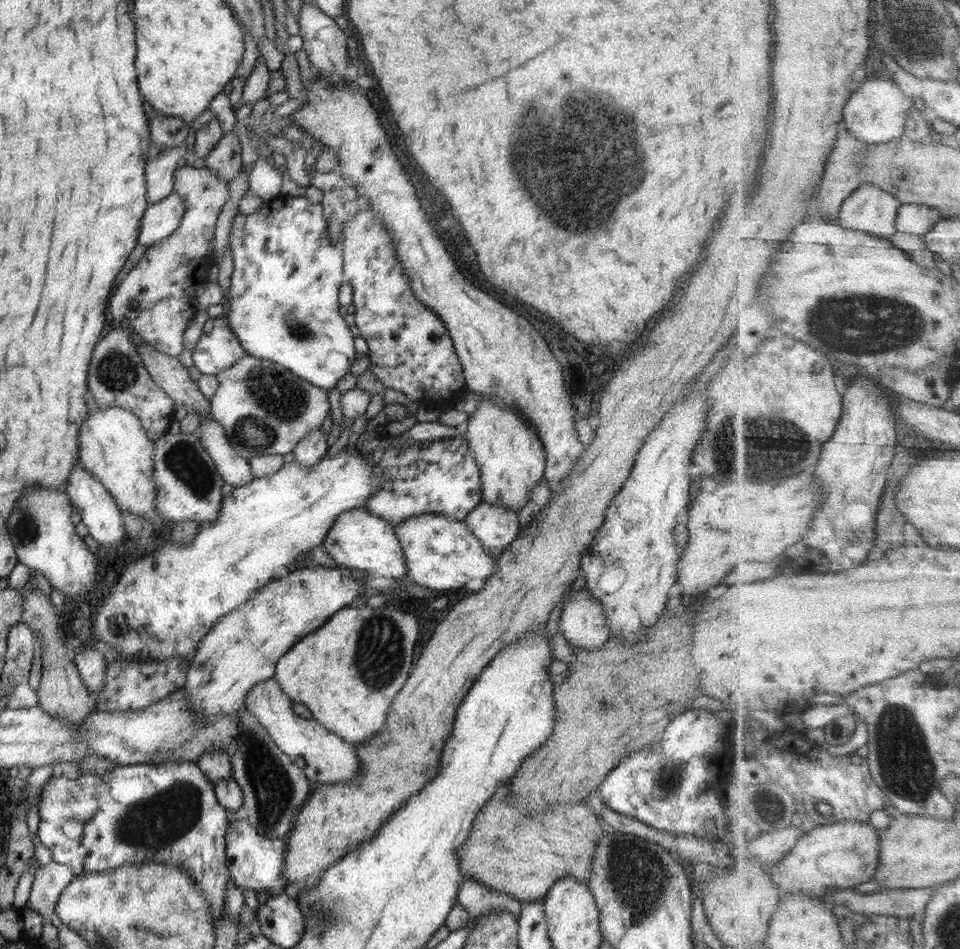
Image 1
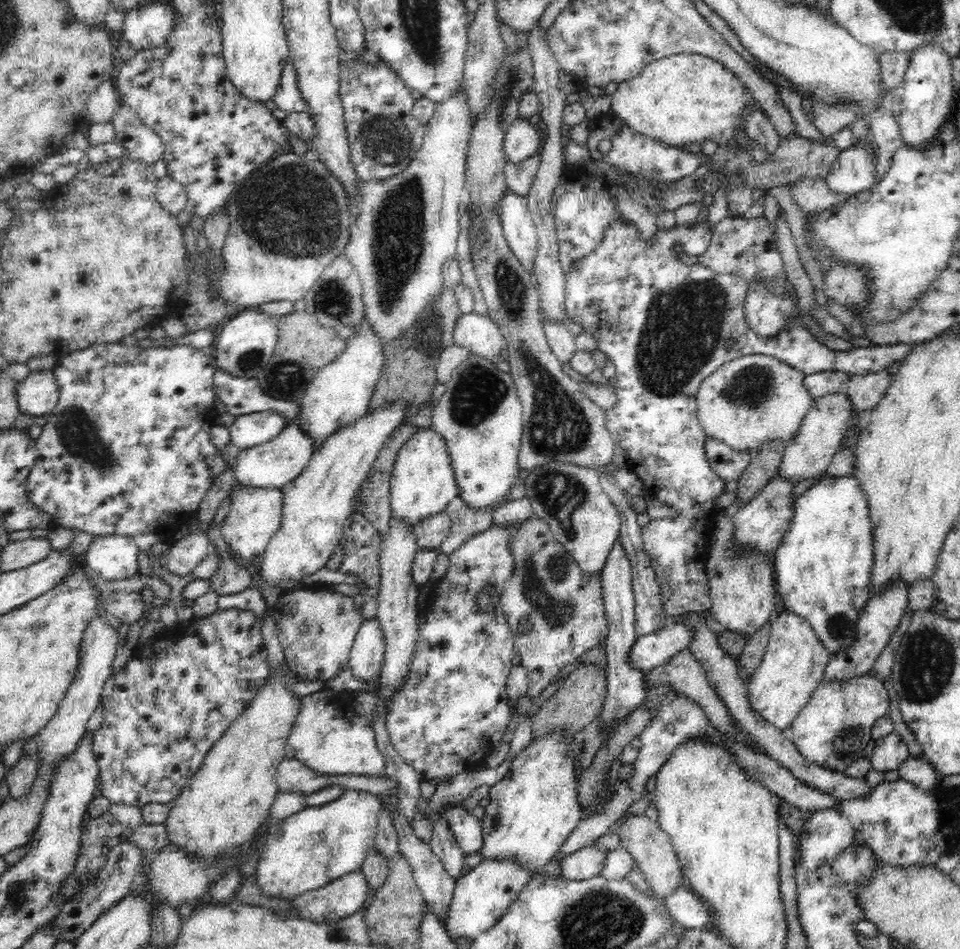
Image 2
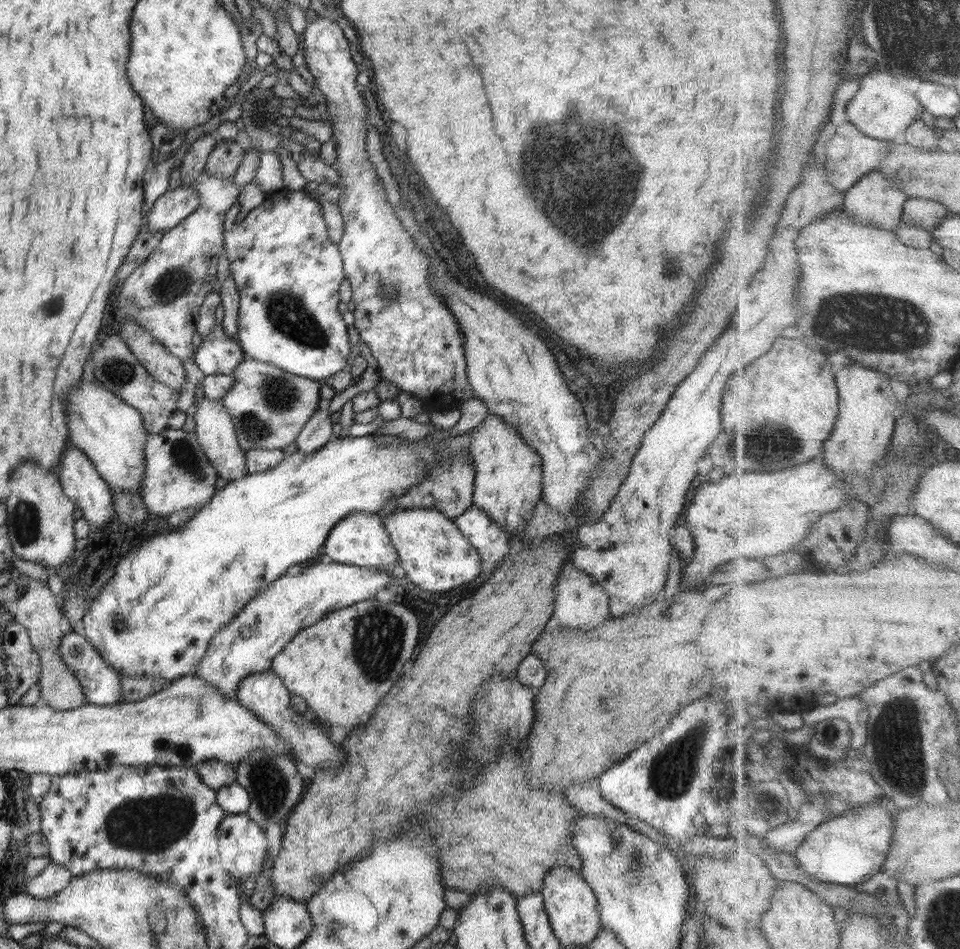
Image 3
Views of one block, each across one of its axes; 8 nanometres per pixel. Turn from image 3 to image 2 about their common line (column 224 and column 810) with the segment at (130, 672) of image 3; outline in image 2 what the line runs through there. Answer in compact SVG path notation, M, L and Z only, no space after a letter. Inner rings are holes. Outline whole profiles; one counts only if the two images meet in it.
M823 475L796 497L792 520L778 548L771 553L775 570L775 589L782 597L786 610L810 623L818 639L832 656L851 645L854 640L851 632L862 609L872 596L869 586L874 553L867 498L855 476Z

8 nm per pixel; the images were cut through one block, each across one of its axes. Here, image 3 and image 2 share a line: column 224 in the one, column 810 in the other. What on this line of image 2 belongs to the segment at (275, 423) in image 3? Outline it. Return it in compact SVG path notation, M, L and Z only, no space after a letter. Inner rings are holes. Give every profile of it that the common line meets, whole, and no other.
M748 355L729 361L718 371L706 377L700 384L696 400L699 423L706 438L715 438L738 452L747 450L751 454L772 440L788 443L798 432L804 416L814 404L814 397L804 387L805 375L773 356Z

